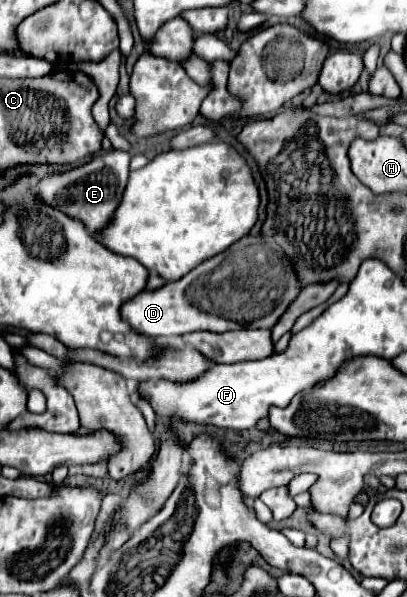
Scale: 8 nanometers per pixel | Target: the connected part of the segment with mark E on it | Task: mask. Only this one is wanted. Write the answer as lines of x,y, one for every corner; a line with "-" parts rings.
111,150
107,154
95,156
89,164
81,168
73,168
61,174
51,174
37,184
33,184
33,192
37,200
43,204
49,204
51,208
57,208
59,212
65,212
69,218
79,218
85,228
99,238
101,230
109,226
109,220
113,220
113,210
117,210
117,204
121,204
121,196
125,192
127,176
129,176
129,160
131,154
123,150

